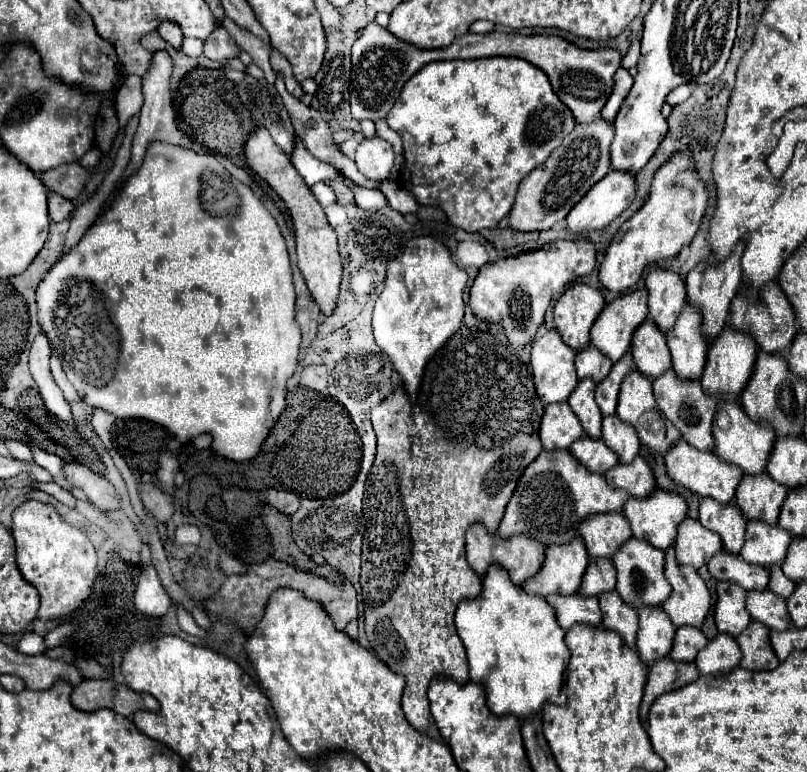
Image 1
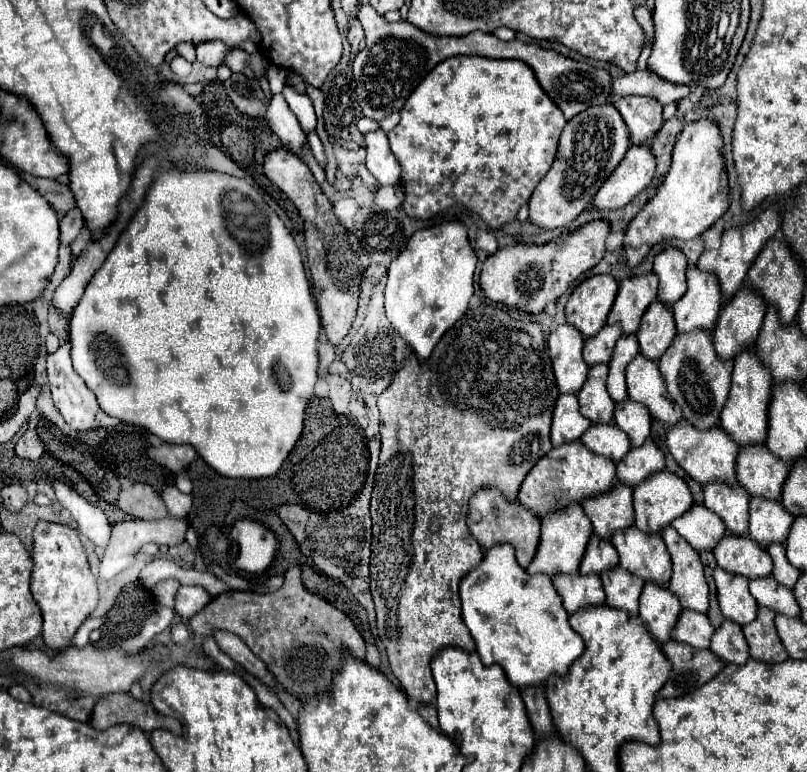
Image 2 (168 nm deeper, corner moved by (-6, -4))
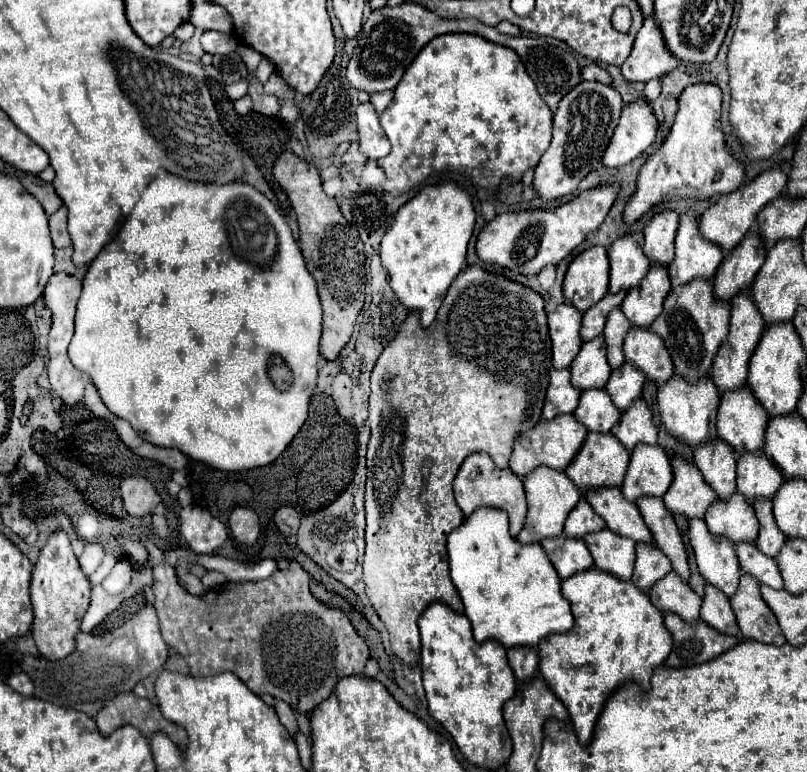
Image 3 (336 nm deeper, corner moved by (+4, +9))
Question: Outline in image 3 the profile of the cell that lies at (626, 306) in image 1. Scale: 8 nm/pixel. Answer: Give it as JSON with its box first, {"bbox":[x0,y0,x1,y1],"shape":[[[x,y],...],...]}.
{"bbox":[609,234,649,292],"shape":[[[631,234],[619,238],[609,248],[609,264],[611,264],[611,282],[609,292],[631,290],[641,284],[645,274],[649,272],[649,260],[643,254],[641,234]]]}

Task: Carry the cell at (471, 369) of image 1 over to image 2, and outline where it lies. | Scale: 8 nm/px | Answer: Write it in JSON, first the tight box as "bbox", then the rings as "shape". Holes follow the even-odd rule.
{"bbox":[371,303,559,703],"shape":[[[481,303],[477,309],[469,309],[465,313],[463,319],[459,319],[437,343],[435,351],[431,353],[431,359],[427,363],[419,363],[419,359],[415,357],[415,353],[411,353],[401,369],[395,373],[391,385],[377,397],[377,407],[381,411],[381,455],[379,455],[379,467],[377,467],[377,479],[375,479],[375,487],[373,487],[373,499],[371,499],[371,517],[373,517],[373,543],[371,543],[371,595],[375,601],[375,611],[377,611],[377,631],[379,631],[379,639],[383,641],[387,655],[389,655],[389,663],[391,663],[391,671],[395,673],[395,677],[401,681],[405,693],[409,695],[409,699],[413,703],[429,703],[435,697],[435,683],[431,679],[431,659],[433,655],[447,645],[457,645],[461,649],[475,649],[473,637],[469,633],[469,629],[463,625],[463,617],[461,617],[461,599],[459,599],[459,581],[473,569],[479,565],[481,557],[483,557],[483,549],[481,545],[473,539],[471,531],[465,525],[465,515],[467,515],[467,501],[469,497],[481,487],[497,487],[503,491],[503,495],[507,499],[515,499],[517,491],[525,479],[525,475],[529,473],[529,469],[545,455],[553,449],[551,441],[549,441],[549,429],[551,429],[551,417],[553,417],[553,409],[555,409],[555,401],[557,401],[559,389],[555,385],[555,375],[551,369],[551,359],[547,353],[547,345],[545,345],[545,337],[543,337],[543,329],[537,321],[533,319],[525,319],[521,313],[513,313],[513,309],[507,307],[491,307],[487,303]],[[433,519],[441,521],[441,529],[437,533],[429,531],[429,523]]]}

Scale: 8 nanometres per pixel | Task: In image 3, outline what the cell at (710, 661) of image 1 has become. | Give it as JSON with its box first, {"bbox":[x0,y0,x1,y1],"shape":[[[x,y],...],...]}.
{"bbox":[701,584,741,636],"shape":[[[709,584],[705,586],[701,620],[705,620],[705,624],[709,624],[711,628],[715,628],[721,634],[729,634],[729,636],[739,636],[741,634],[739,628],[737,628],[735,614],[731,610],[729,598],[725,594],[721,594],[719,590],[713,590]]]}

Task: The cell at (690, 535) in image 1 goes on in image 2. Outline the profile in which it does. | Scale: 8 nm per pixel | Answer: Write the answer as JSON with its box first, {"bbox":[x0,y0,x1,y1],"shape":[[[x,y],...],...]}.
{"bbox":[673,505,727,549],"shape":[[[691,505],[683,517],[677,517],[673,523],[675,531],[695,549],[713,549],[719,539],[727,533],[721,517],[717,513],[711,513],[705,505]]]}

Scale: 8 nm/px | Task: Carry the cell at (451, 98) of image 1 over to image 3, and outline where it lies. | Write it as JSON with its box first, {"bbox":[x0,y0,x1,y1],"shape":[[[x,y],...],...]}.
{"bbox":[379,34,553,196],"shape":[[[445,34],[433,38],[421,50],[421,56],[413,60],[401,84],[395,88],[393,102],[379,116],[379,122],[391,142],[391,152],[379,160],[387,176],[383,184],[385,192],[395,196],[405,194],[421,186],[429,176],[449,172],[463,174],[475,186],[497,192],[505,178],[519,182],[529,168],[537,166],[551,140],[553,114],[513,50],[489,44],[489,40],[475,34]]]}

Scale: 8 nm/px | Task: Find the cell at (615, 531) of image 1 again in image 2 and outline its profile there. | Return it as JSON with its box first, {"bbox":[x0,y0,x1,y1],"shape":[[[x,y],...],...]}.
{"bbox":[581,481,635,539],"shape":[[[619,481],[615,483],[615,489],[611,489],[611,493],[603,493],[603,497],[589,497],[581,507],[591,519],[595,533],[603,539],[611,539],[613,531],[627,529],[635,521],[633,489],[619,485]]]}

